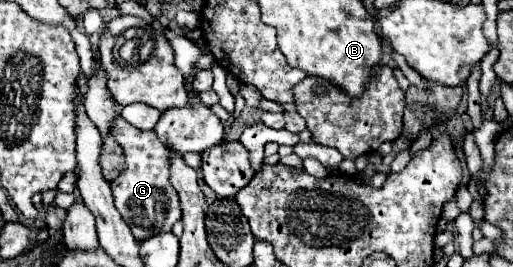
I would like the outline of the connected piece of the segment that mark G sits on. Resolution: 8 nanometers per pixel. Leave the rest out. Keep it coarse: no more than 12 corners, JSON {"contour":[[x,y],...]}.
{"contour":[[114,122],[126,170],[110,182],[134,238],[182,218],[170,148],[154,130]]}

